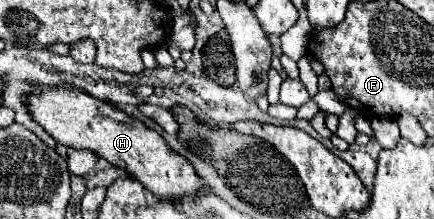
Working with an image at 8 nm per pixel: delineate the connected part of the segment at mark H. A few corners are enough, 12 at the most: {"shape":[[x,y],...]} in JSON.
{"shape":[[70,84],[28,94],[60,144],[124,168],[156,198],[208,190],[166,140]]}

